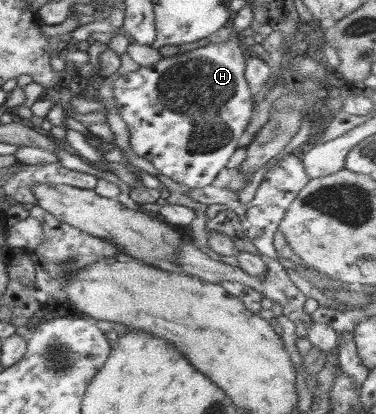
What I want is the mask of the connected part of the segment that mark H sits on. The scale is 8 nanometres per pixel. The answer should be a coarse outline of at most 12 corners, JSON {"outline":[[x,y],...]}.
{"outline":[[239,39],[114,81],[130,149],[210,185],[255,108]]}

